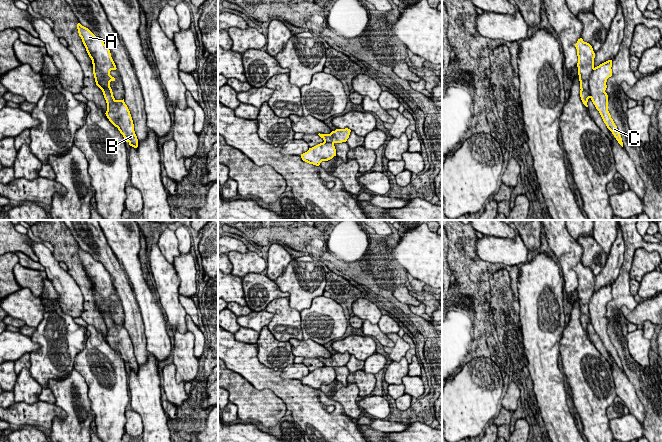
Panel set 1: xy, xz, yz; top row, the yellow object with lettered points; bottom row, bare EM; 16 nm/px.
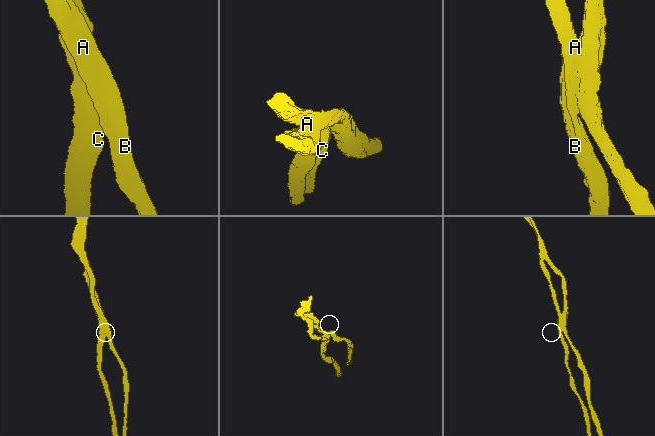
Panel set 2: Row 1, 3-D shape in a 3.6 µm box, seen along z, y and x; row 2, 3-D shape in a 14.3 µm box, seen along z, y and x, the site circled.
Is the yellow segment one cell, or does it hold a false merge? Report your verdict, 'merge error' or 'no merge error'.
no merge error

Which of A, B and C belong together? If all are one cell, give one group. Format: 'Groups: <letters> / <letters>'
Groups: A B C

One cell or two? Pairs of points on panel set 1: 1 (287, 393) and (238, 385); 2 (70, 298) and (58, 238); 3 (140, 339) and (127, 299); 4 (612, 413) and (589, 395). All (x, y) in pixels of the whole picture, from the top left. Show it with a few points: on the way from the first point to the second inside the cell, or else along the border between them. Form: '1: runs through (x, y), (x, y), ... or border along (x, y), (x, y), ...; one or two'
1: border along (248, 381), (258, 389), (270, 389), (286, 407); two
2: border along (51, 253), (58, 262); two
3: runs through (136, 329), (131, 309); one
4: border along (616, 395), (613, 402), (607, 408), (608, 419); two

